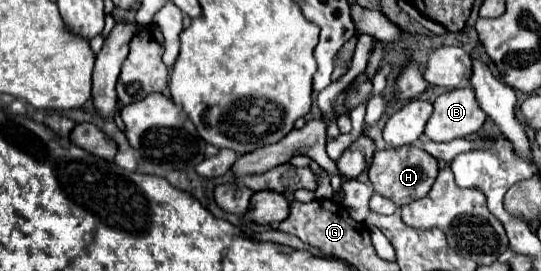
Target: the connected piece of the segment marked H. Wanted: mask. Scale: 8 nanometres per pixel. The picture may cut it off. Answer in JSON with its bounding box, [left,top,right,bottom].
[368,146,438,206]

